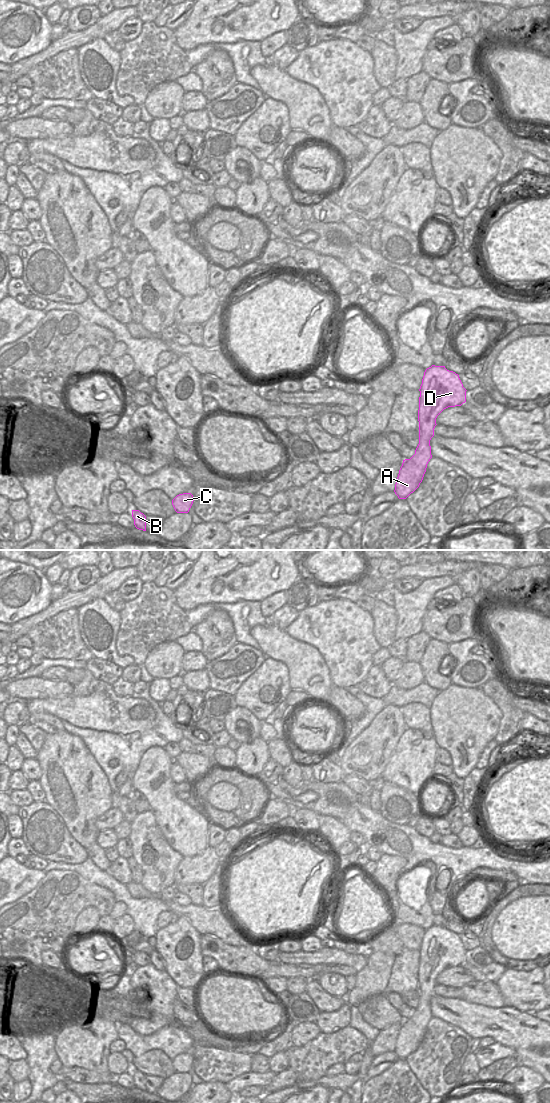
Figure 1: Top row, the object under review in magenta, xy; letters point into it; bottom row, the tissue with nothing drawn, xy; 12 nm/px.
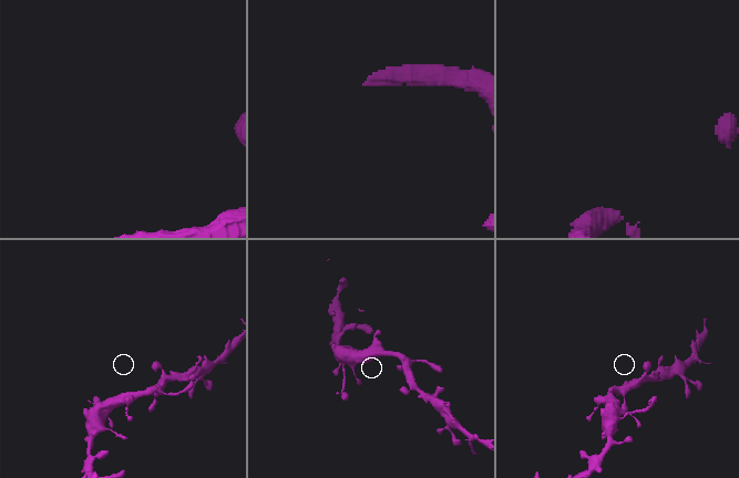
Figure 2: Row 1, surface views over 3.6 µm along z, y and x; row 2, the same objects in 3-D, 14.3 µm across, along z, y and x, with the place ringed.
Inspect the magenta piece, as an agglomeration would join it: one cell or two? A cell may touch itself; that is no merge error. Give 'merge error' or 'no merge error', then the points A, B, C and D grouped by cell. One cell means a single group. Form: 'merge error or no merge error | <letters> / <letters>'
no merge error | A B C D

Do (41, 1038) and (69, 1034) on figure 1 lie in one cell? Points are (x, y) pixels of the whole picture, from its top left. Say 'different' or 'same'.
different

